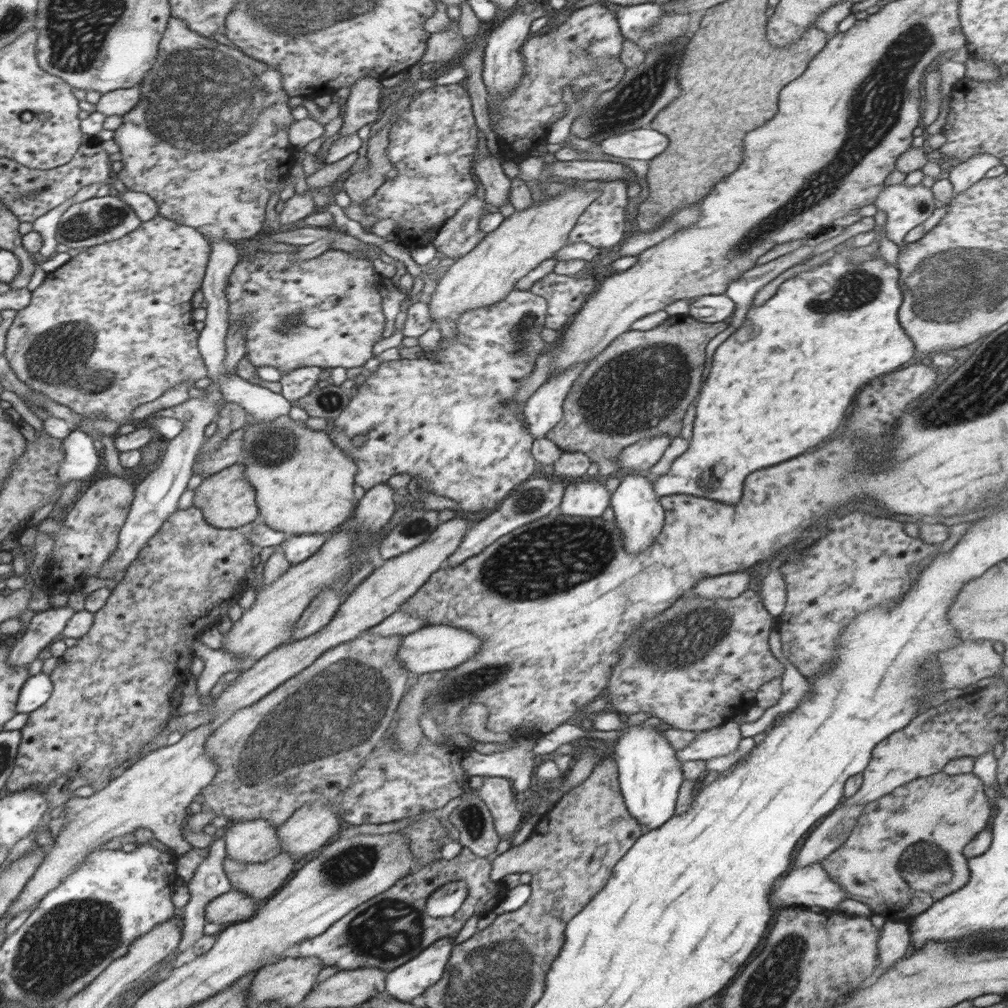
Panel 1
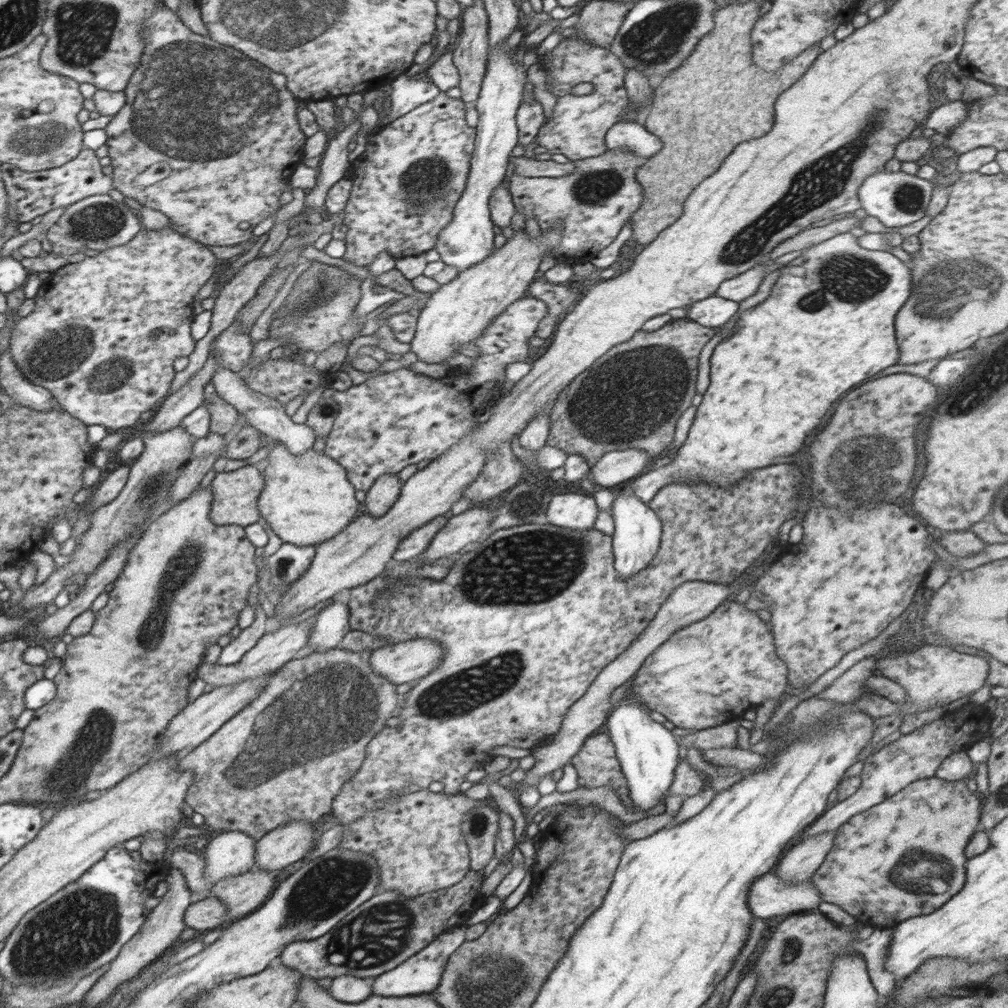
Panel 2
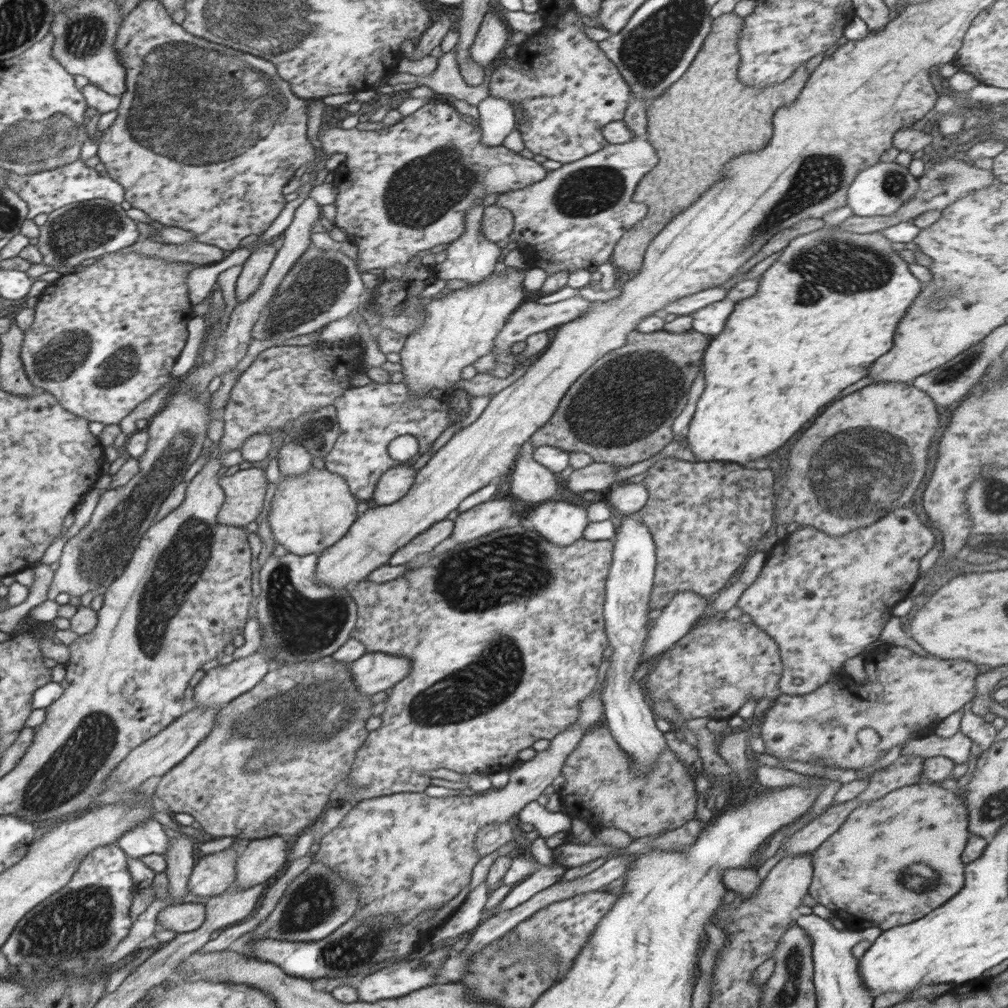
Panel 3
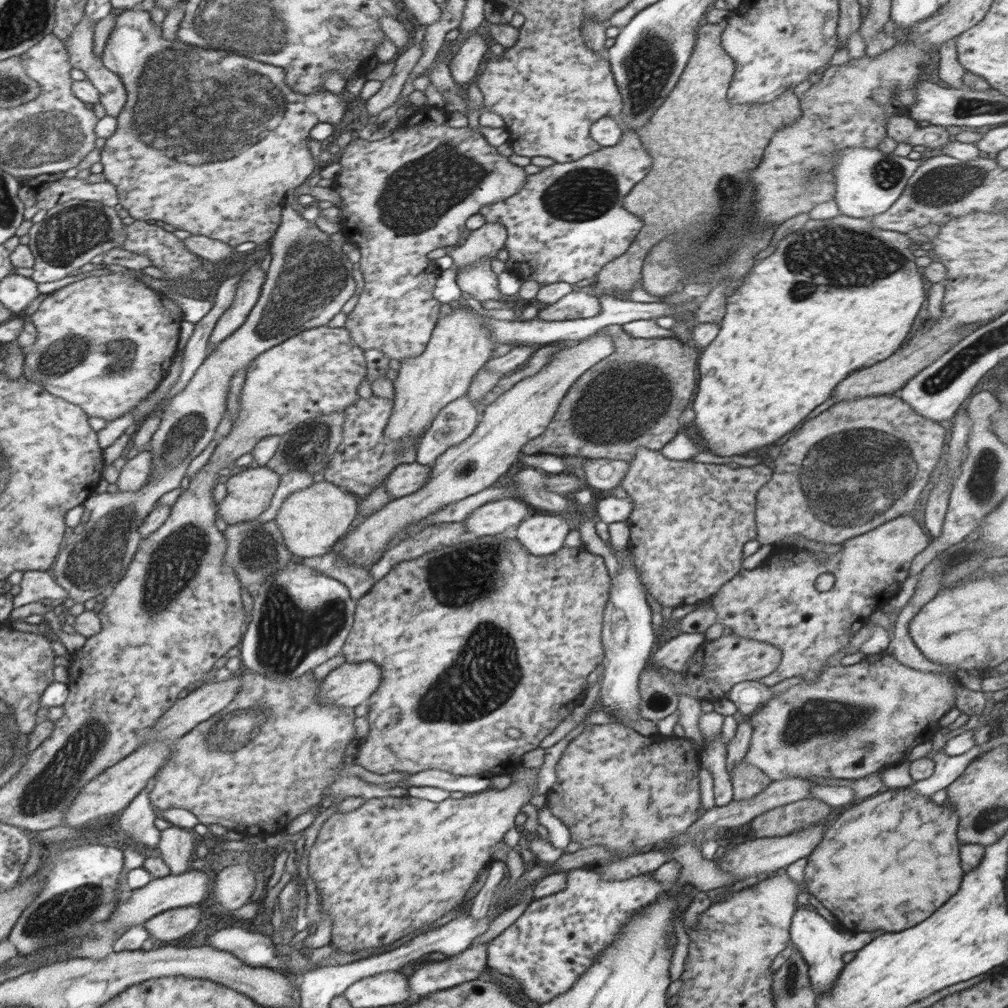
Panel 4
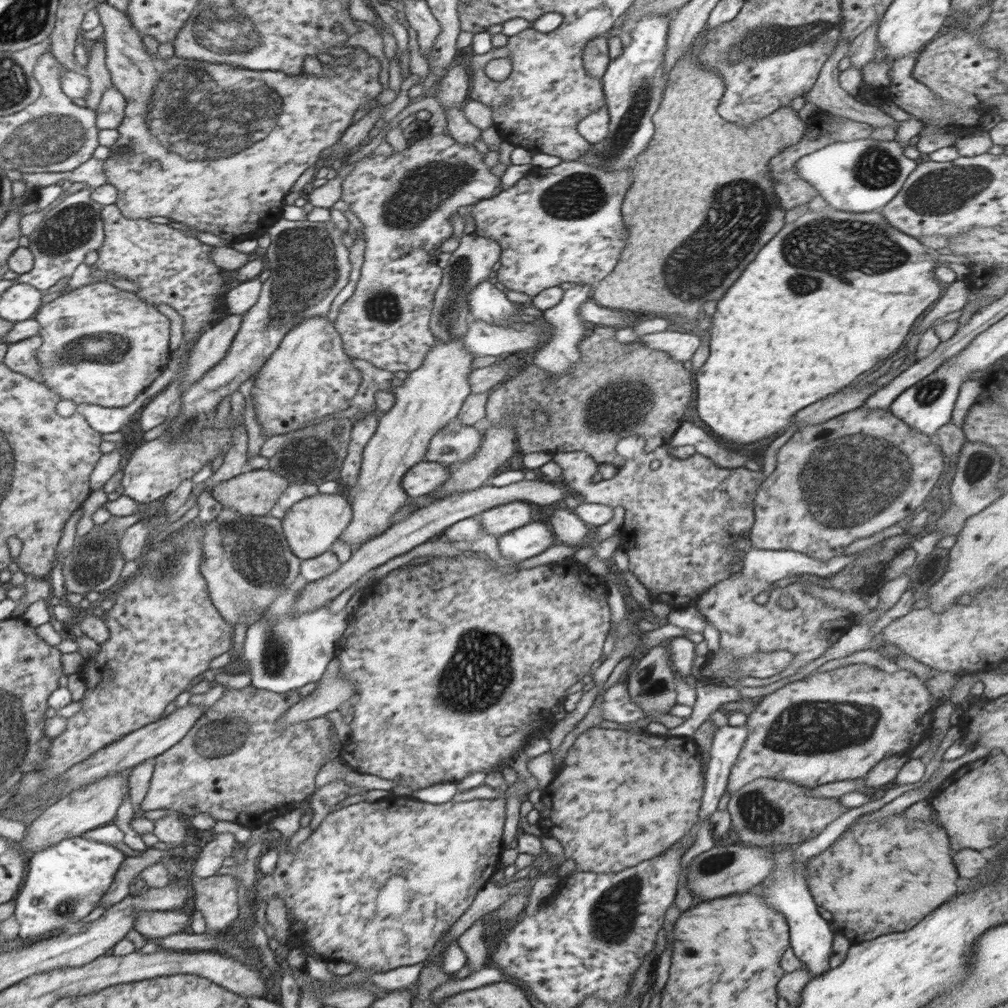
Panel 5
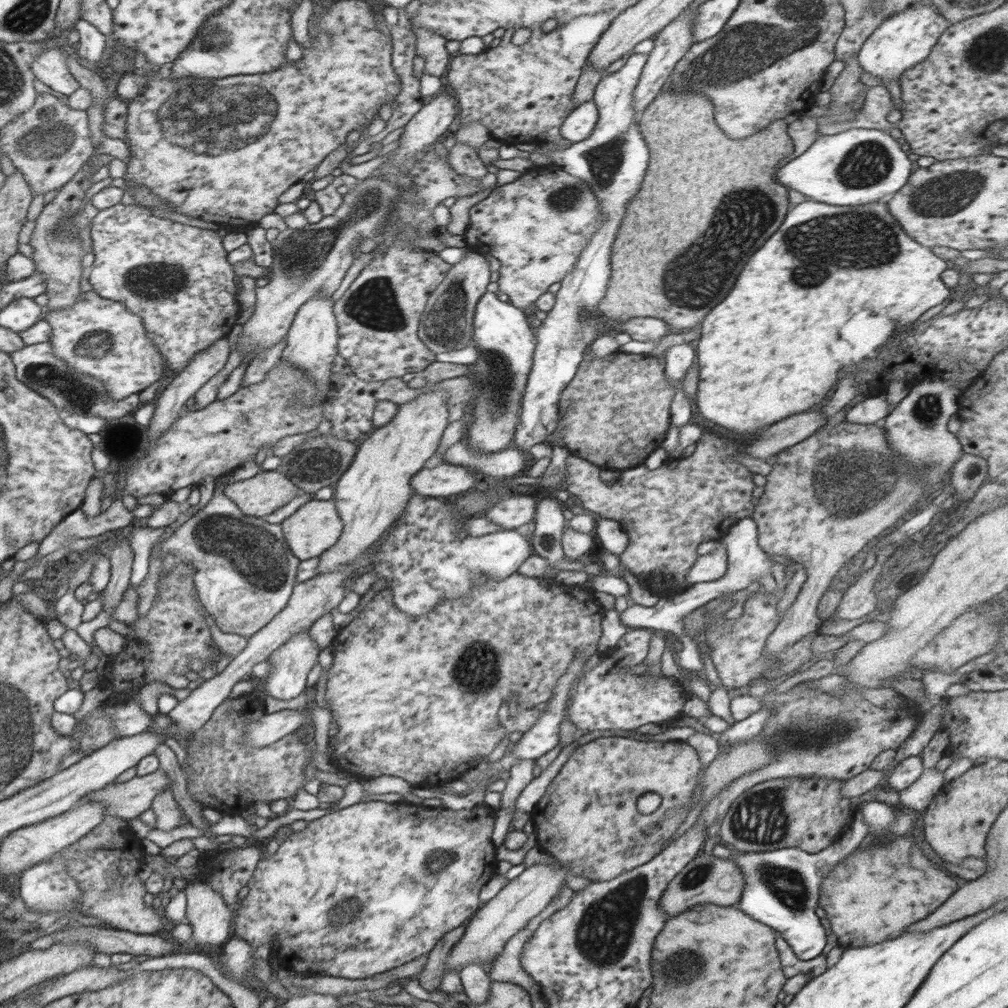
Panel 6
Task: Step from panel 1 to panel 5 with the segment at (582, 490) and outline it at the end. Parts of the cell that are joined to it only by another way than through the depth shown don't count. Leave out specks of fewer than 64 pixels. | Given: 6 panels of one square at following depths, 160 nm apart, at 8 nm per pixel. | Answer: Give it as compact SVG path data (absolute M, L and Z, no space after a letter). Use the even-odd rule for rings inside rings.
M531 521L498 540L500 554L508 560L526 560L557 544L554 532L541 521Z

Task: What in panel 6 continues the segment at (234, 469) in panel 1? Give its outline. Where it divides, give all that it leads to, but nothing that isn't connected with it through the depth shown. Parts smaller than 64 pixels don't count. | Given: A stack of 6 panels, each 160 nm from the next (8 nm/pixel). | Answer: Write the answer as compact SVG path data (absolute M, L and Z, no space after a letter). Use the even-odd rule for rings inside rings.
M262 472L249 480L230 483L224 494L247 517L264 517L286 506L299 494L299 489L280 472Z

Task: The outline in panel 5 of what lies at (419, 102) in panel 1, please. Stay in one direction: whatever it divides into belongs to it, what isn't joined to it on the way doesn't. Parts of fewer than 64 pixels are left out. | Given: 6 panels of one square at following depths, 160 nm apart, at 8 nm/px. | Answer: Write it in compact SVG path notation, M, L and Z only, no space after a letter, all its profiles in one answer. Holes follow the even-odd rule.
M427 126L425 129L416 134L416 143L408 145L404 151L395 152L389 147L383 147L381 150L366 155L359 161L353 164L354 169L349 173L341 184L342 197L341 200L350 205L350 210L363 222L364 240L366 242L364 252L364 262L360 270L360 278L357 281L354 293L339 309L339 314L336 318L335 329L340 333L344 352L351 358L358 360L367 360L374 366L383 368L392 373L394 372L412 372L422 366L426 355L431 351L435 344L435 338L429 329L429 320L431 319L434 295L436 289L440 286L441 278L443 277L443 268L438 265L438 257L441 253L440 246L448 238L452 237L452 223L449 216L456 213L460 206L475 205L480 200L492 199L502 192L500 185L500 177L490 173L490 169L484 163L484 155L476 151L476 147L460 144L458 140L454 140L450 135L441 133L440 135L431 135L430 129Z

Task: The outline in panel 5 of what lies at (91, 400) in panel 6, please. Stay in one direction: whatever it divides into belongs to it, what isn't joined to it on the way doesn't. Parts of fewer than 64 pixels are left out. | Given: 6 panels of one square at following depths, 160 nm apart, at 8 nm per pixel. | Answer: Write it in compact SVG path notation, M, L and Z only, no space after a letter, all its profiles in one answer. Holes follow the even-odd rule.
M38 334L9 344L3 362L16 372L31 377L32 380L42 381L39 370L41 366L37 359L37 350L42 343L42 337Z

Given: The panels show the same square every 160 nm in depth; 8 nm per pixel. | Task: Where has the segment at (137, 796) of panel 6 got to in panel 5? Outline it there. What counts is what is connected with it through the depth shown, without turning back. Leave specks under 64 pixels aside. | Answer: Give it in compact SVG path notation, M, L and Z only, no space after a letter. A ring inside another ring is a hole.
M252 684L243 689L226 689L219 702L206 711L206 714L196 722L195 726L188 731L188 734L184 736L179 743L172 745L166 752L155 756L155 769L150 779L150 786L148 787L148 792L144 800L140 803L142 812L160 810L160 808L174 809L177 812L188 815L206 812L208 816L212 816L216 821L228 821L242 826L247 825L246 828L251 830L260 826L262 823L268 825L269 821L274 820L277 816L282 816L282 813L295 809L300 802L309 800L311 794L317 789L316 785L314 785L316 774L318 774L320 768L326 764L326 758L330 754L333 745L337 744L337 740L333 743L334 740L332 740L332 736L330 735L330 725L332 722L326 719L325 716L319 716L312 720L288 724L286 726L279 724L279 718L299 700L299 688L283 692L282 694L272 692L271 690L264 690L263 688L256 688ZM256 692L260 692L260 710L258 710L258 712L234 712L236 706L246 706L246 702L248 702Z

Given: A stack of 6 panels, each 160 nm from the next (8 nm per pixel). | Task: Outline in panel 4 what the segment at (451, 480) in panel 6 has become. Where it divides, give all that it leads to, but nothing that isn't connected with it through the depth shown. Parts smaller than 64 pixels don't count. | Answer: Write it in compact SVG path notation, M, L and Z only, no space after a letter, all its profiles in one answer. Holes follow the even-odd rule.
M400 464L386 478L384 486L392 499L397 499L417 490L426 484L430 477L430 465Z

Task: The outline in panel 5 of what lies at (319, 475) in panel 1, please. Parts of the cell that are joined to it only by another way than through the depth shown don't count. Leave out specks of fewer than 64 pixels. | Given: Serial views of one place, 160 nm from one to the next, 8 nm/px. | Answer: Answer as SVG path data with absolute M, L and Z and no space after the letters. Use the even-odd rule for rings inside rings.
M344 491L314 496L295 502L281 519L282 533L286 536L290 550L302 561L316 558L323 552L331 550L332 545L344 533L352 520L352 507Z

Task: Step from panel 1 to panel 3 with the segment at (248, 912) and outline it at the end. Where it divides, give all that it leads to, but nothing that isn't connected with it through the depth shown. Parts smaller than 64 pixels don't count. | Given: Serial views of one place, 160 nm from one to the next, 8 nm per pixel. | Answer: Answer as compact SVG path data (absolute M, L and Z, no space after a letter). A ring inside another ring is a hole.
M203 904L169 905L158 914L159 929L172 930L178 935L195 931L206 920L206 906Z

